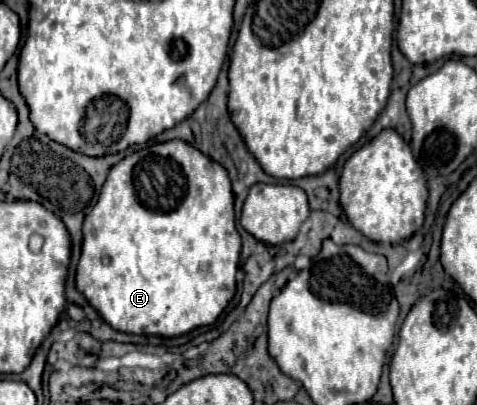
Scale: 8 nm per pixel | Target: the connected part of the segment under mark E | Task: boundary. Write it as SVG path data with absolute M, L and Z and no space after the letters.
M168 140L162 144L152 144L146 148L140 148L132 154L128 154L124 160L120 160L116 166L112 166L96 206L90 210L90 214L84 220L84 242L82 242L82 256L76 270L76 288L88 298L88 302L100 312L100 316L120 332L130 334L158 334L158 336L180 336L190 332L198 326L208 326L216 322L216 318L222 314L222 310L228 306L236 292L236 270L240 260L240 234L236 230L236 218L234 218L234 196L232 186L226 170L202 154L198 148L190 146L182 140Z

